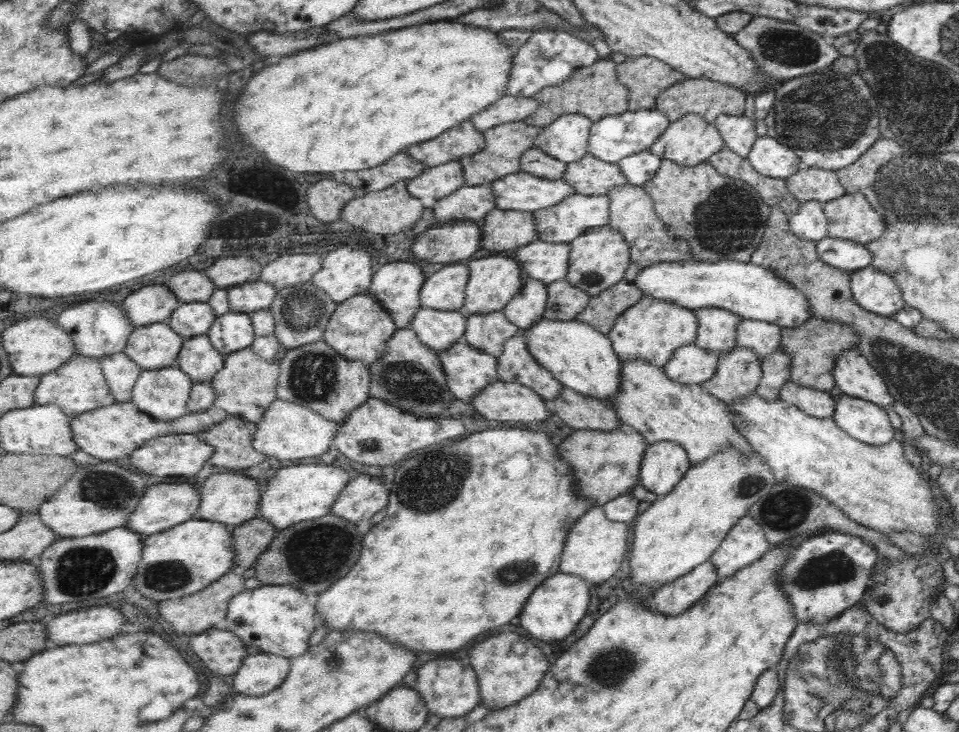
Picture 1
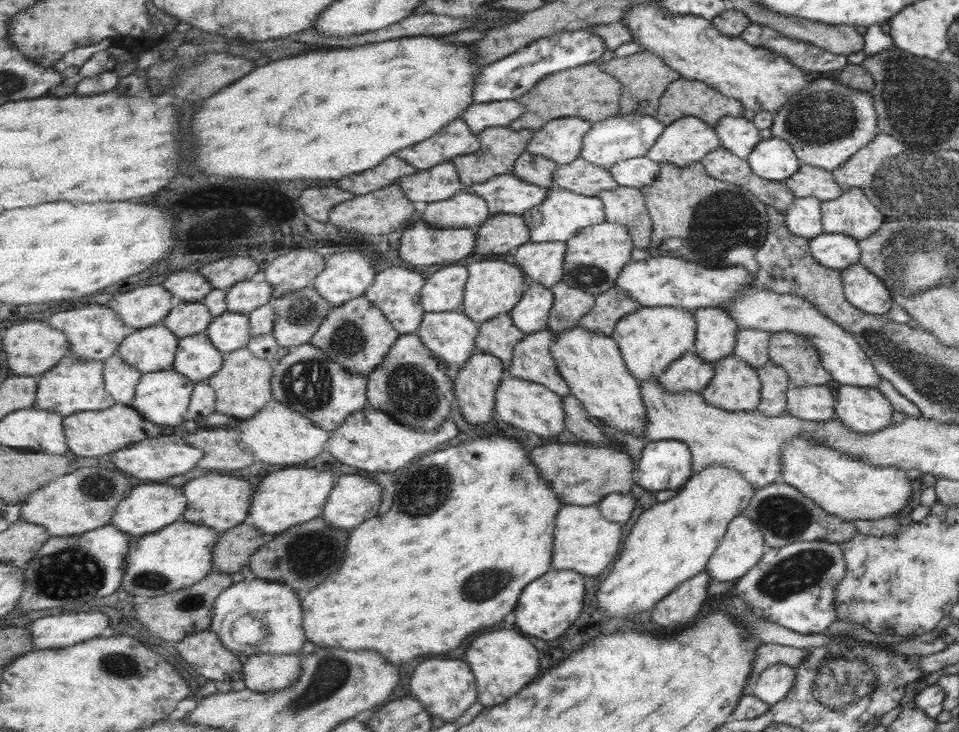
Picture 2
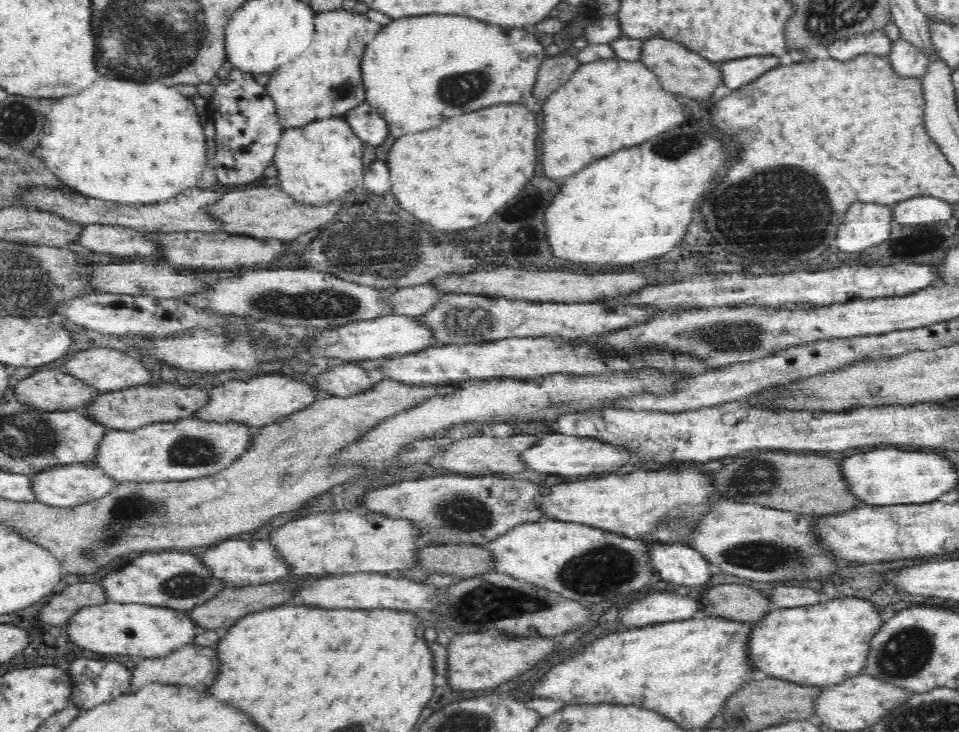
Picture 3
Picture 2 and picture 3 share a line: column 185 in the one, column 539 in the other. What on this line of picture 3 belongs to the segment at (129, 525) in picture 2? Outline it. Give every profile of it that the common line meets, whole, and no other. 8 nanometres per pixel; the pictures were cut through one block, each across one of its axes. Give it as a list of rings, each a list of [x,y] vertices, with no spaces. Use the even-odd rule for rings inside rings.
[[[696,468],[694,474],[688,470],[684,470],[682,474],[666,470],[636,470],[628,476],[608,476],[570,484],[548,484],[540,492],[540,496],[534,498],[534,506],[546,520],[592,526],[602,532],[642,542],[684,544],[690,526],[698,524],[700,518],[704,518],[704,514],[710,510],[712,492],[714,486],[710,484],[710,478],[698,474]]]

